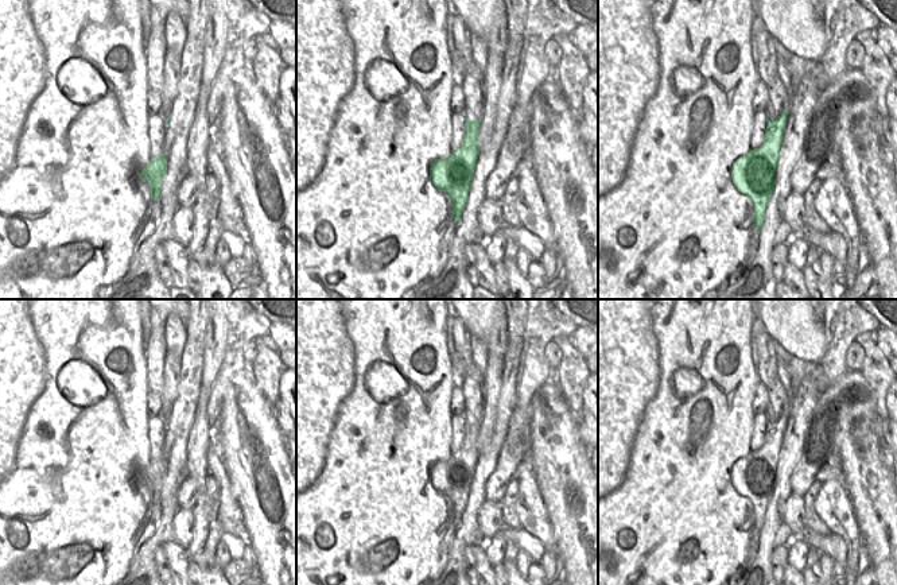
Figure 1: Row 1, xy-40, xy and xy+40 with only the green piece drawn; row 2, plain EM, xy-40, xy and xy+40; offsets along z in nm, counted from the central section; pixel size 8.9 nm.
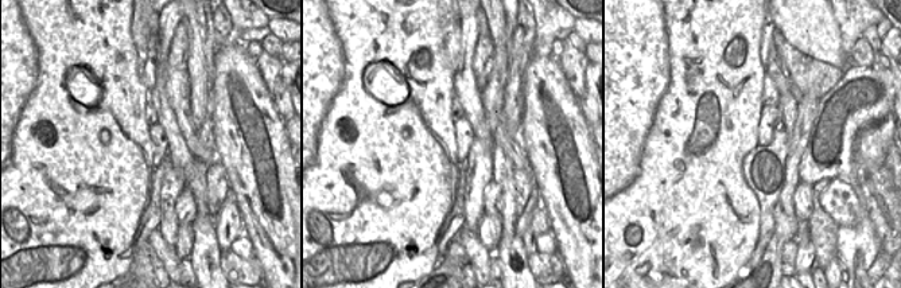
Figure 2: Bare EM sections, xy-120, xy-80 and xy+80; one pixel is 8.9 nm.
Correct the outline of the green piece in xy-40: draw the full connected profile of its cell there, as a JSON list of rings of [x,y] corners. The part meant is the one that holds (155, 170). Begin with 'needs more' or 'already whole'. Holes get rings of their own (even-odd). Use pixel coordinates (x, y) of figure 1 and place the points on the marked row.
already whole | [[[162,154],[156,159],[150,158],[150,163],[140,173],[143,181],[151,185],[151,198],[158,199],[160,195],[162,179],[167,170],[167,158]]]

